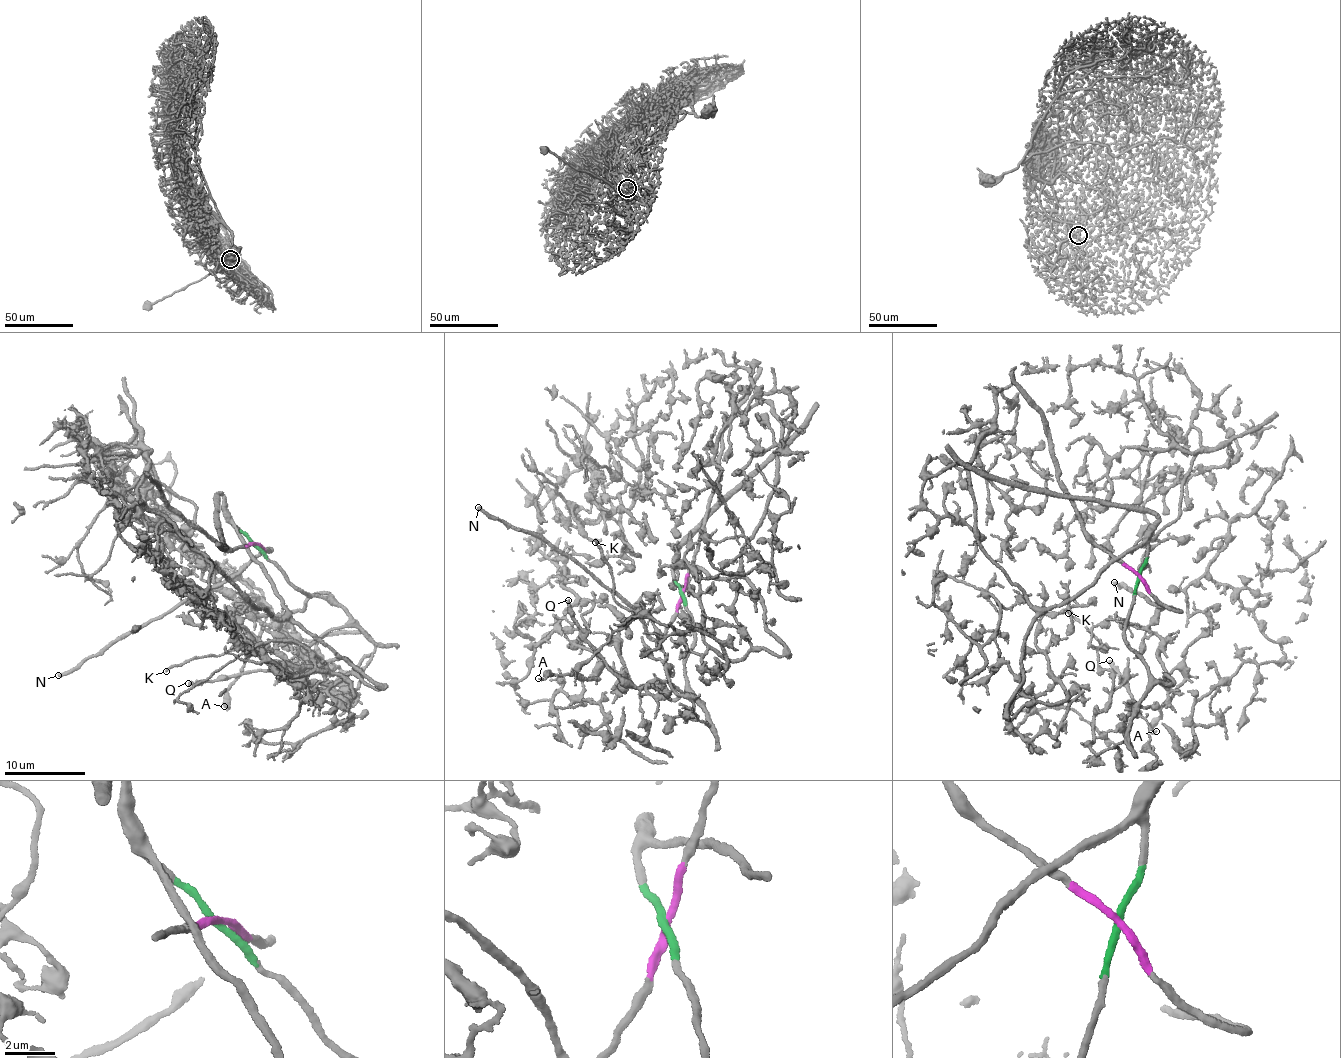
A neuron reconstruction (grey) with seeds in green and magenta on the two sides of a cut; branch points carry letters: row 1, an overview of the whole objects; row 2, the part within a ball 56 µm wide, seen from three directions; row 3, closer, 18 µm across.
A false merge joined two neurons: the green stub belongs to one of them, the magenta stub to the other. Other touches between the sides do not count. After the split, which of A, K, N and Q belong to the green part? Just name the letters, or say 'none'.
A, K, Q

